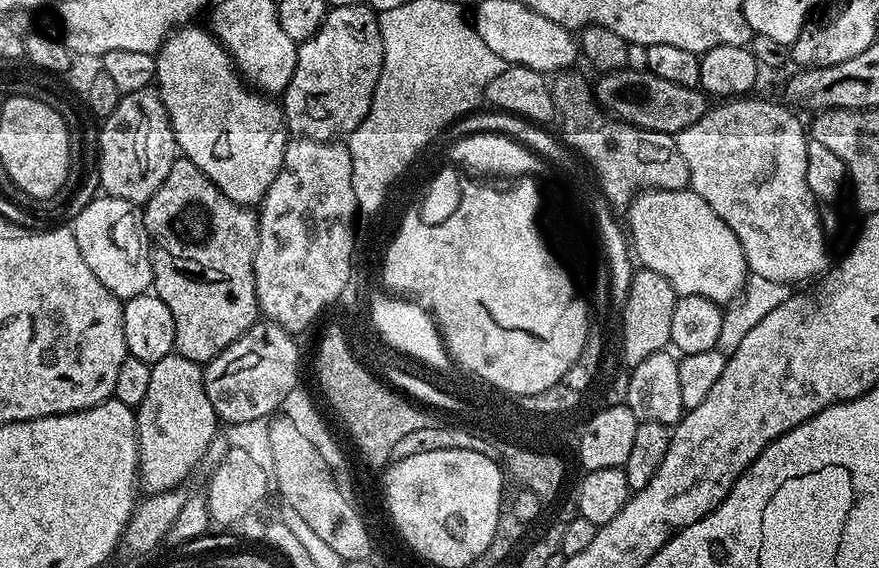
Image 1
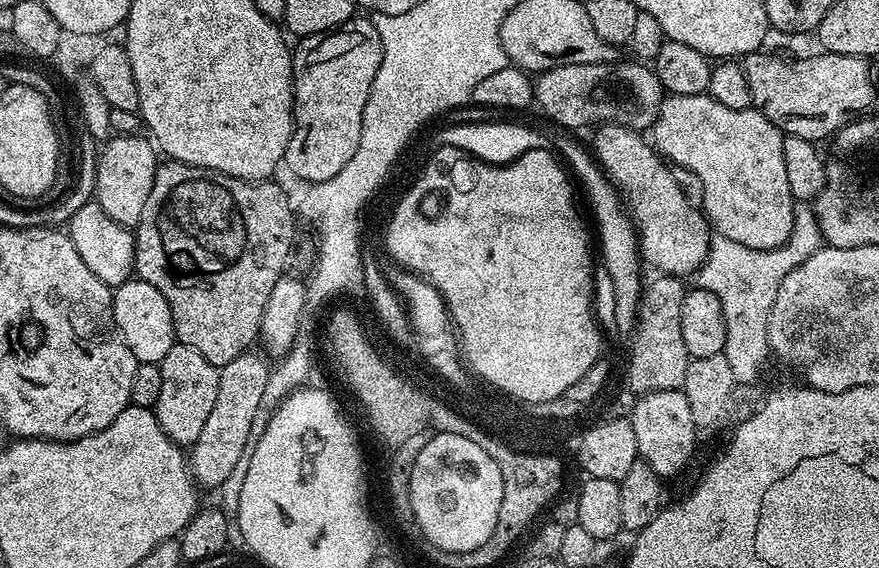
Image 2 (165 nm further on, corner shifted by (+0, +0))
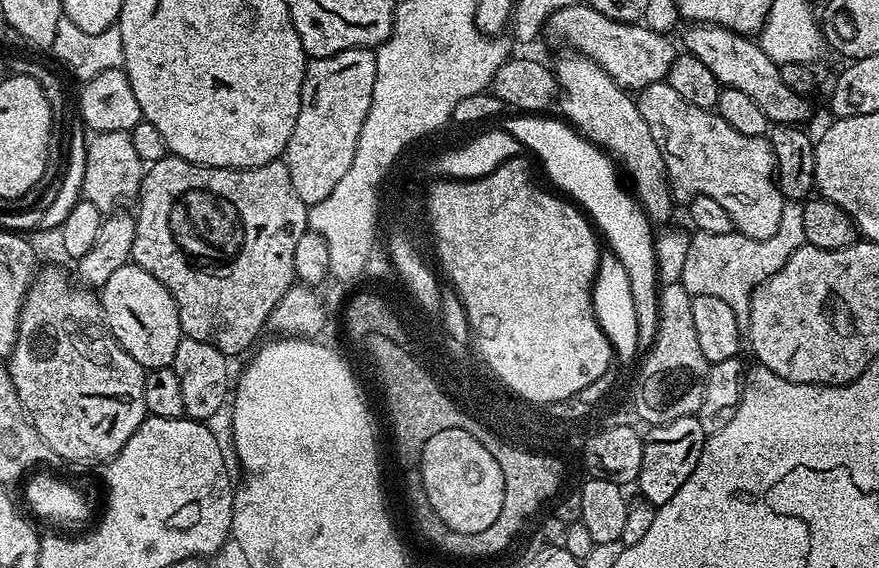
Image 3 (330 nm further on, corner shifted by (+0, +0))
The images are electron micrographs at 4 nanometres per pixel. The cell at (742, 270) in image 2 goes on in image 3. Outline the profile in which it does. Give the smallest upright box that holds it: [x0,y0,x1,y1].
[679,200,807,330]

